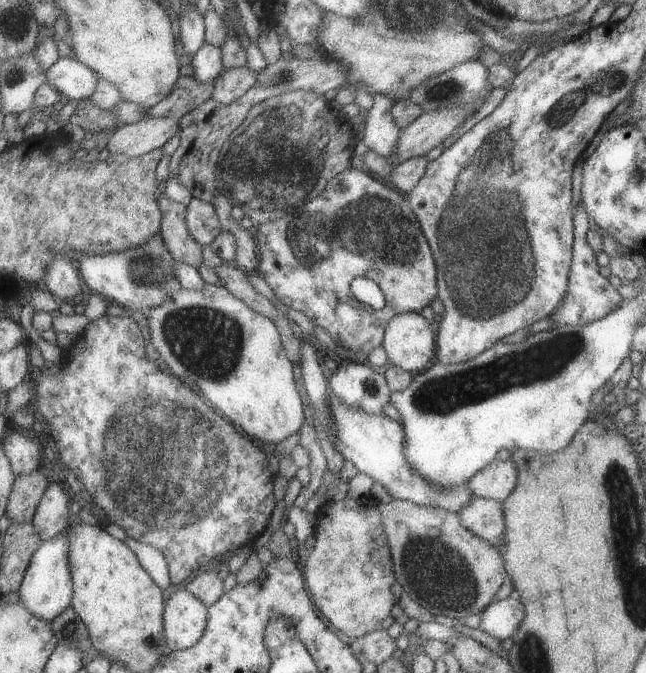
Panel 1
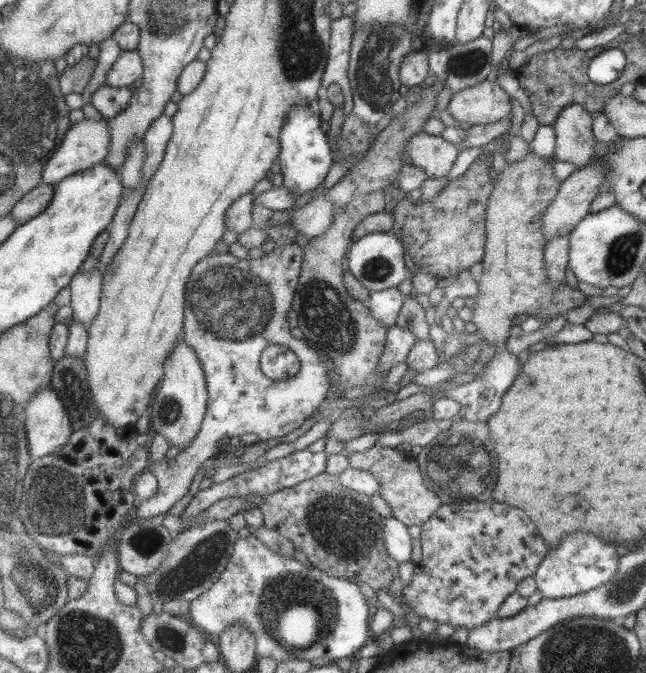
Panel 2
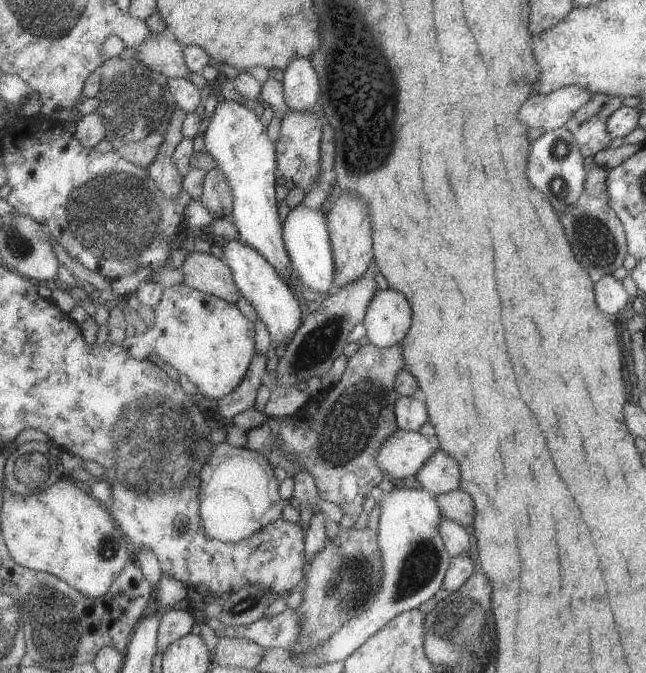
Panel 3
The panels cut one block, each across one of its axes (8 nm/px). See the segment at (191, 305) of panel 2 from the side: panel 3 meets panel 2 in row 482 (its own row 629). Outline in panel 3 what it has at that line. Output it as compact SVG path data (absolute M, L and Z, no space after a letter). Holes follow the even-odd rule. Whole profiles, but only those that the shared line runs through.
M185 605L168 609L159 622L157 650L166 652L173 642L190 633L193 624L193 611Z

